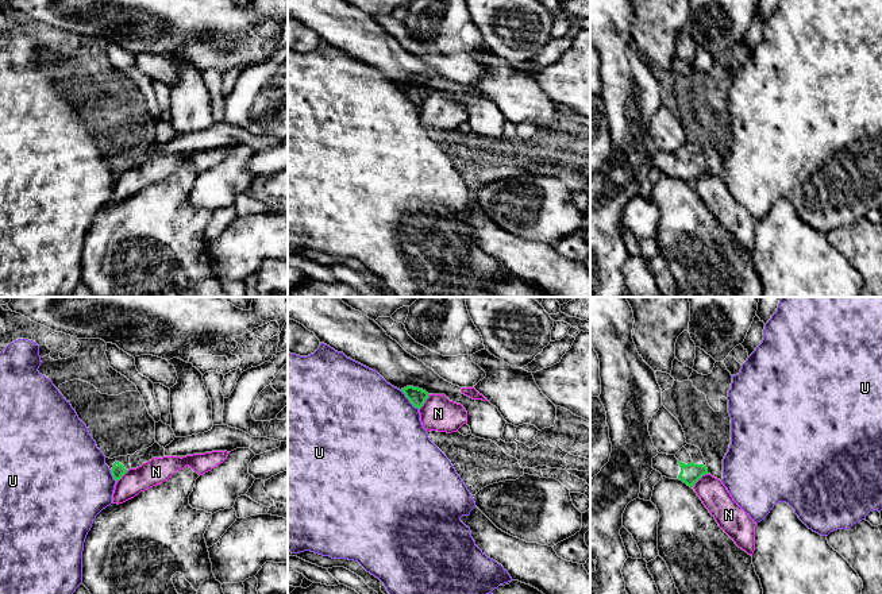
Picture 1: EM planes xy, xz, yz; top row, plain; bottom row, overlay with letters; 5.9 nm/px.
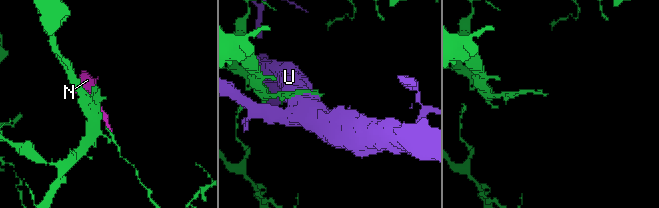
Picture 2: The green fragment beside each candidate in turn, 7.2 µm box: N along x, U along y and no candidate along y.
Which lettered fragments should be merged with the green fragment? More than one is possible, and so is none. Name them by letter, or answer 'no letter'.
no letter

